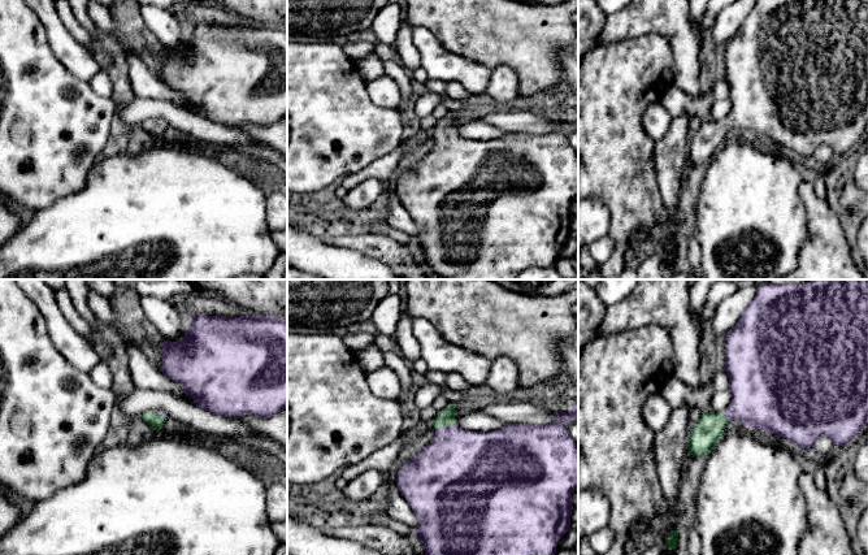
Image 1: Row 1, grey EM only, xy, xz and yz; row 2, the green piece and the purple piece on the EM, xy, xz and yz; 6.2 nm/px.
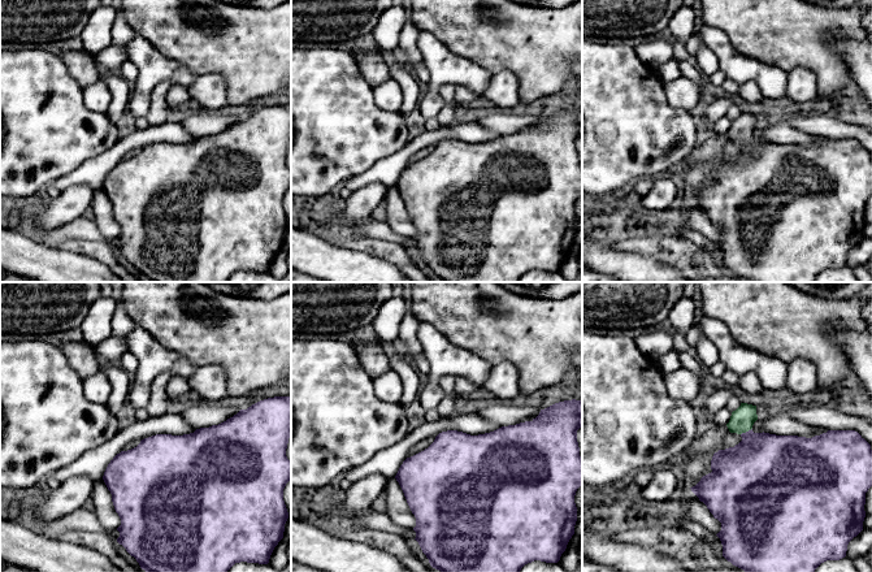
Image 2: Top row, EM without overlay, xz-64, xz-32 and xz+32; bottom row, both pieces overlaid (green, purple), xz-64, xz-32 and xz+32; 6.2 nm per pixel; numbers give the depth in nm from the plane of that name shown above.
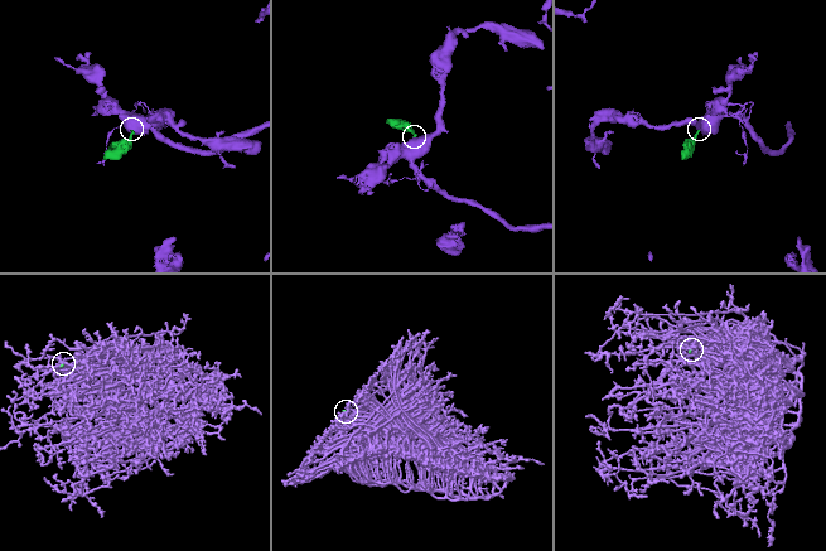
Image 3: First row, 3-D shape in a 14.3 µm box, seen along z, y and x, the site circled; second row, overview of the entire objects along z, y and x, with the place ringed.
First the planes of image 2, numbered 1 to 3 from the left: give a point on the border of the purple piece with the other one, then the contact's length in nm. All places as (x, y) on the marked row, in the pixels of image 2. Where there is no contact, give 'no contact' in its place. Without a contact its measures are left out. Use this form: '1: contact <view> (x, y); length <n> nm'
1: no contact
2: no contact
3: contact xz+32 (746, 430); length 80 nm

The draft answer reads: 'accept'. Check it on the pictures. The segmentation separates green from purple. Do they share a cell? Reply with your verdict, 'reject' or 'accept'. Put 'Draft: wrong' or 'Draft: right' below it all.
accept
Draft: right

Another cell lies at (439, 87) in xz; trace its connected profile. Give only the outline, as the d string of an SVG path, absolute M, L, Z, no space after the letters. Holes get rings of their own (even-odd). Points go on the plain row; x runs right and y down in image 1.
M428 81L426 87L434 91L440 99L447 97L447 83L442 81Z

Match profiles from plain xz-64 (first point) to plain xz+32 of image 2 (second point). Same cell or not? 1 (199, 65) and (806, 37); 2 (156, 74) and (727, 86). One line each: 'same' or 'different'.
1: same
2: different

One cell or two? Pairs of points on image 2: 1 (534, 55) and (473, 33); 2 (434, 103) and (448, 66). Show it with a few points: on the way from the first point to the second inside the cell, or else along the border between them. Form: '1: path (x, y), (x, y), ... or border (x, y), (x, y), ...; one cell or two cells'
1: path (519, 39), (516, 37), (489, 33); one cell
2: path (434, 94), (434, 83), (441, 76); one cell

